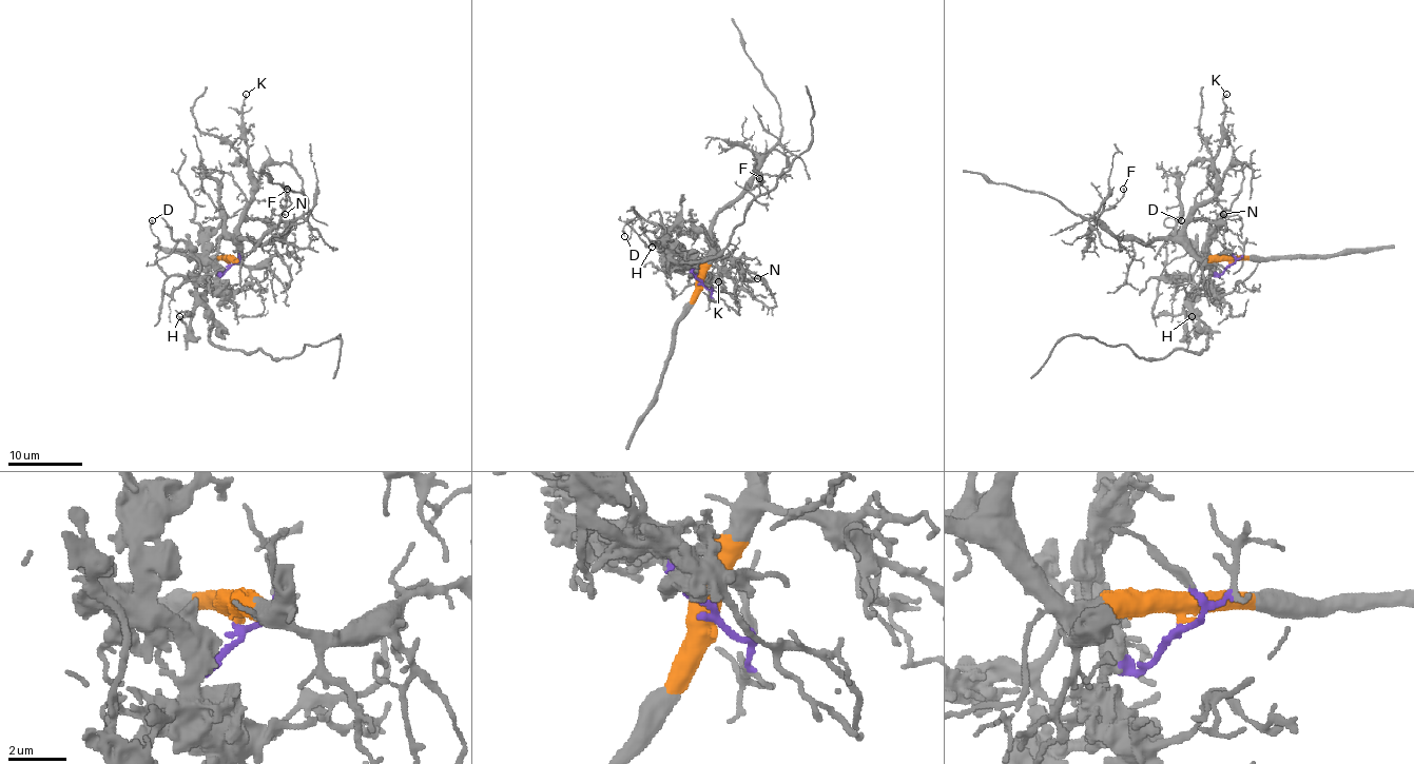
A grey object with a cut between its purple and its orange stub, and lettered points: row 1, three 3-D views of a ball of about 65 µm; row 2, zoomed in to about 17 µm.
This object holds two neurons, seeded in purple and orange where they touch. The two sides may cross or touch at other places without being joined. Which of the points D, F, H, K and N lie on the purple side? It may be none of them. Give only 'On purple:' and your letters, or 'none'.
On purple: D, H

